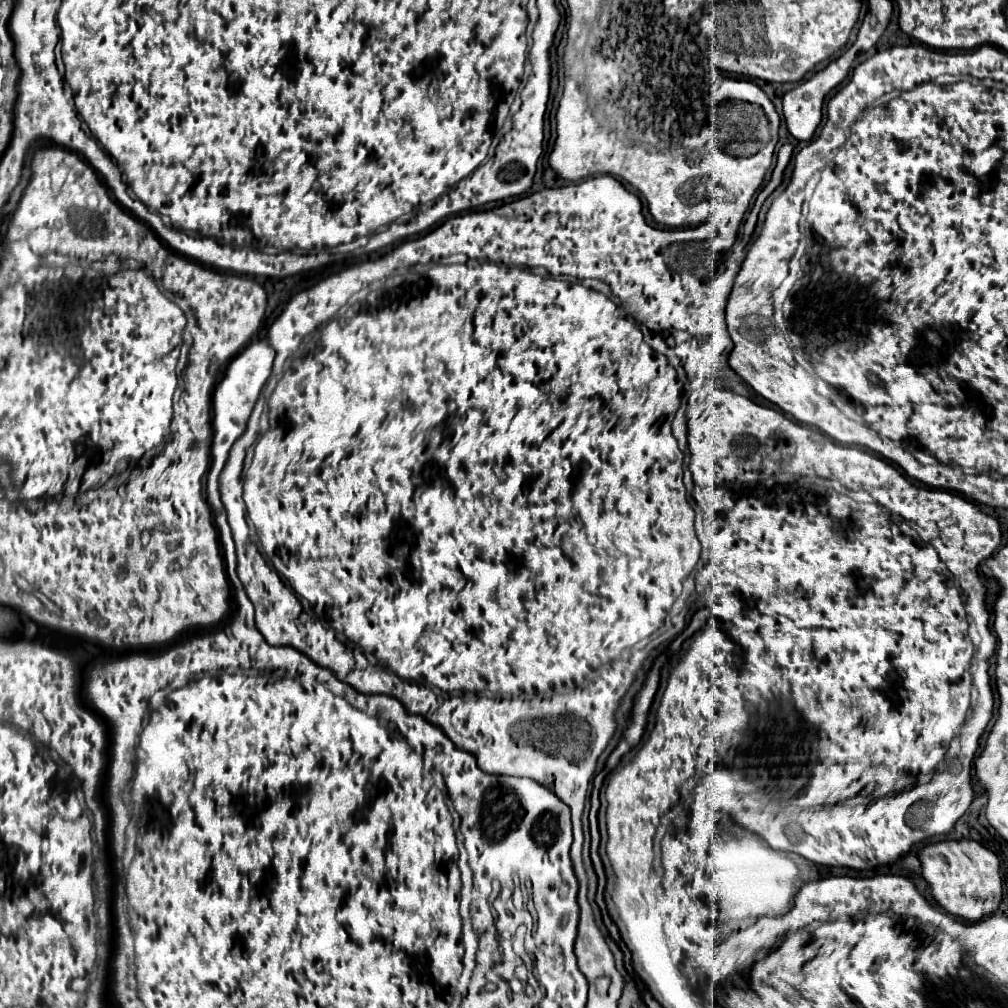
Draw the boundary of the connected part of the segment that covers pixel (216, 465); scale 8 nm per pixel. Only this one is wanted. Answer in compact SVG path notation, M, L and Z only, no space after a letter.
M266 339L250 343L242 353L238 353L232 363L226 369L224 379L216 385L214 397L212 397L212 407L214 407L214 417L212 417L212 465L210 465L210 481L220 475L228 451L232 443L244 433L244 425L252 413L252 407L260 395L262 385L270 377L272 371L272 361L274 361L274 351L266 343Z

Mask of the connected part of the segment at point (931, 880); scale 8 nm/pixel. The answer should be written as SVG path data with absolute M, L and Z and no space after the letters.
M970 839L936 841L920 849L918 857L922 863L922 877L926 879L932 897L944 911L964 917L968 921L982 921L1000 907L1002 903L1000 859L983 844Z

